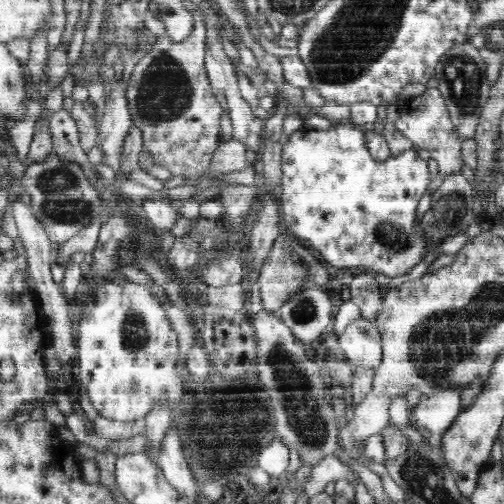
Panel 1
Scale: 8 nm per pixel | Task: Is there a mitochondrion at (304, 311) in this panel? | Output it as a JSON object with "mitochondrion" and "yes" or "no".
{"mitochondrion":"yes"}

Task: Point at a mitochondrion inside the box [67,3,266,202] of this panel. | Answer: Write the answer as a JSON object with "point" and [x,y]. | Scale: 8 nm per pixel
{"point":[165,92]}

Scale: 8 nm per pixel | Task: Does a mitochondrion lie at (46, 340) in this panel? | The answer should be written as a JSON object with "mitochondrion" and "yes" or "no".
{"mitochondrion":"no"}

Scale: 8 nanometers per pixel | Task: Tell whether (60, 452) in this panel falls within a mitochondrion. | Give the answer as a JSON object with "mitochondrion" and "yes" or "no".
{"mitochondrion":"no"}

